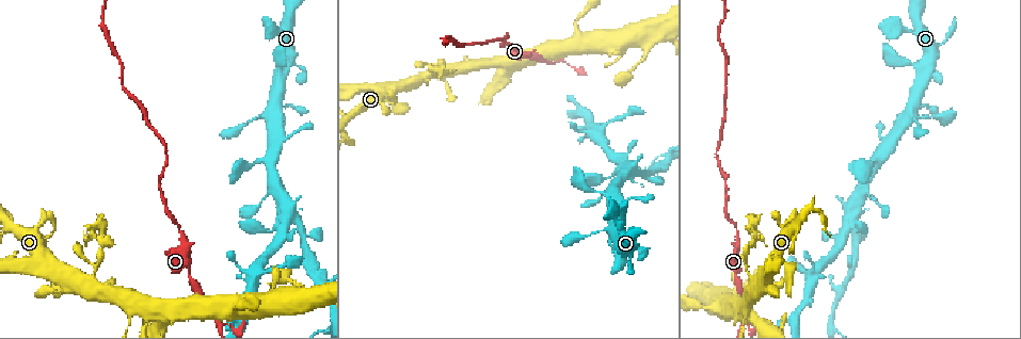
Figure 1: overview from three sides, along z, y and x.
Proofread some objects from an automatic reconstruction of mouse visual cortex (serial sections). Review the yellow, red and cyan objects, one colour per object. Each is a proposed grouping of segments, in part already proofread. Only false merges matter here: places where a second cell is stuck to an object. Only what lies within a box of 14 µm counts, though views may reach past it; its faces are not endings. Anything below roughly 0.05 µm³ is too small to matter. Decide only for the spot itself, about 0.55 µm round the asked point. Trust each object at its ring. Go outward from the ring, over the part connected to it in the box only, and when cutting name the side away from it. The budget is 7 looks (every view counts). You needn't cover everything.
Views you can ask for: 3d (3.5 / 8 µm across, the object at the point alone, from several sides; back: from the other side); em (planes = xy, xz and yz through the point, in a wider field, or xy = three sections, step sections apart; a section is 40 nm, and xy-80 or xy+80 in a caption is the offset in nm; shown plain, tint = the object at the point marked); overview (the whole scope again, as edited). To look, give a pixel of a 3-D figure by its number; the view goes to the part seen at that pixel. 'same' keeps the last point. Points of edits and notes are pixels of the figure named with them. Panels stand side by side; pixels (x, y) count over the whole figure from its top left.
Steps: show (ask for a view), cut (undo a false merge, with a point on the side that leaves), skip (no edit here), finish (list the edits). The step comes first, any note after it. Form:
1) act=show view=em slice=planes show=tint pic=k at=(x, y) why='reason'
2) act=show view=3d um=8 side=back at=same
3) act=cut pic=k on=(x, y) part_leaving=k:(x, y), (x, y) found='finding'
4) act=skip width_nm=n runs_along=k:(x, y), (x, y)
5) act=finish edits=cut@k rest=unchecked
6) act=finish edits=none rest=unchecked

act=show view=3d um=3.5 pic=1 at=(751, 247) why='narrows sharply'

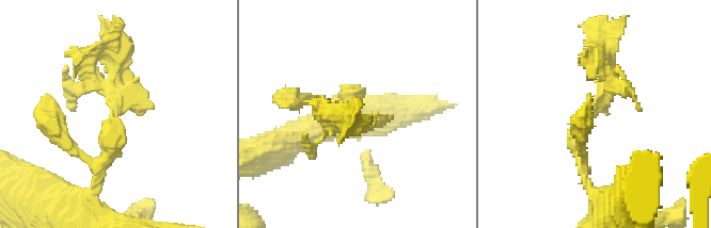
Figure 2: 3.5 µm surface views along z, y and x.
act=show view=em slice=xy step=2 show=plain pic=2 at=(595, 114)

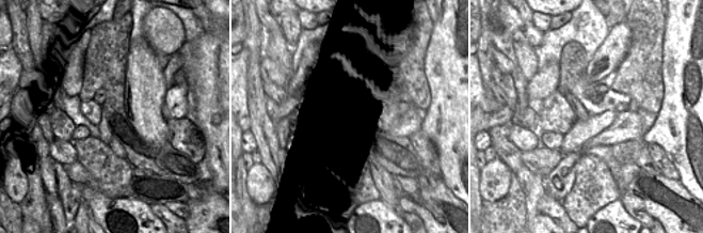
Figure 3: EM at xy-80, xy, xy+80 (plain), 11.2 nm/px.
act=show view=em slice=xy step=2 show=tint at=same

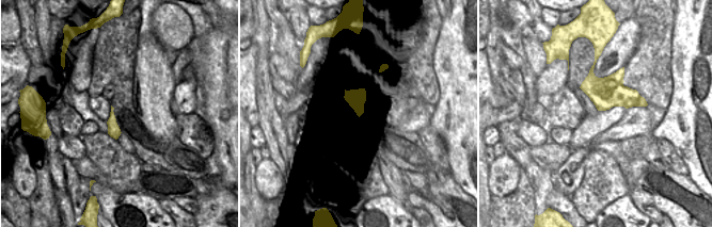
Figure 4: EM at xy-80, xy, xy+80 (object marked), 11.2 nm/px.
act=cut pic=2 on=(116, 78) width_nm=200 part_leaving=2:(115, 116), (112, 34), (119, 25) found='a second cell is stuck on'

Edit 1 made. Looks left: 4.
act=show view=3d um=3.5 pic=1 at=(736, 281)

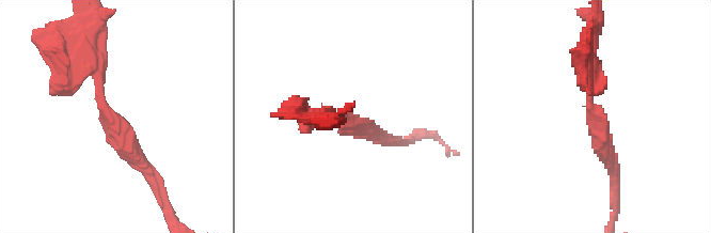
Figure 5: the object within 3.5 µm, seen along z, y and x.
act=show view=em slice=planes show=tint pic=5 at=(595, 114) why='need the tissue'

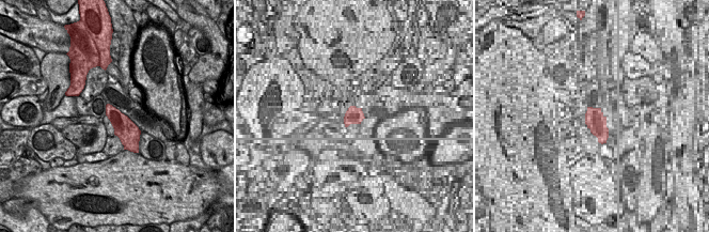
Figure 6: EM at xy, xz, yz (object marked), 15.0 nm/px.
act=show view=em slice=xy step=3 show=tint at=same

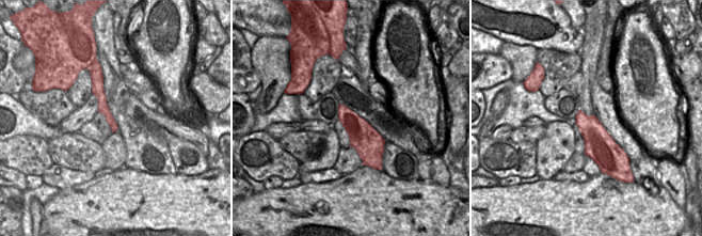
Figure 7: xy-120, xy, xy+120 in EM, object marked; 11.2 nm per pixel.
act=skip width_nm=320 runs_along=5:(74, 58), (97, 71), (97, 97), (146, 169) found='continuous, no second cell'

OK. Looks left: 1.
act=finish edits=cut@2 rest=unchecked

